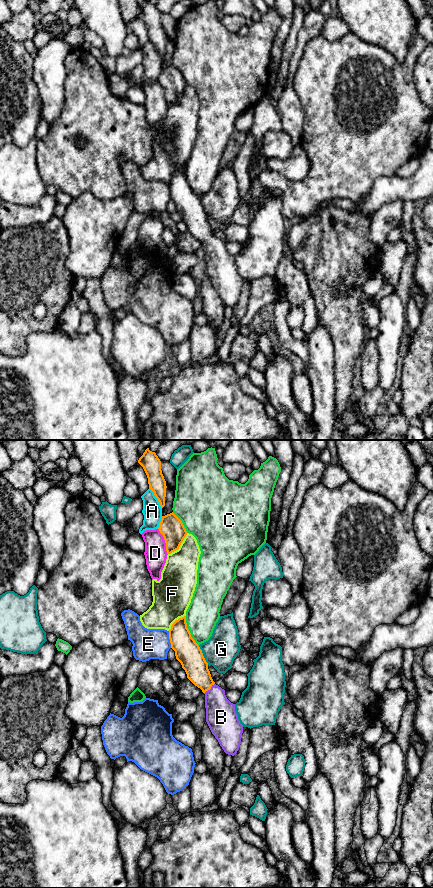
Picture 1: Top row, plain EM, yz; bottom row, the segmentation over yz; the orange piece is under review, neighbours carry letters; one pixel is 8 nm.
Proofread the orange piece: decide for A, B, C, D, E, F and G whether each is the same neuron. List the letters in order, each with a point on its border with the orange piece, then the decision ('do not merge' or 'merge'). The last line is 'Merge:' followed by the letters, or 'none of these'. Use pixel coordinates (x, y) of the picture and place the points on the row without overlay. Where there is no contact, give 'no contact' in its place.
A: meets orange in yz at (155, 48); do not merge
B: meets orange in yz at (209, 241); merge
C: meets orange in yz at (189, 183); do not merge
D: meets orange in yz at (165, 93); do not merge
E: meets orange in yz at (170, 191); do not merge
F: meets orange in yz at (179, 98); do not merge
G: meets orange in yz at (202, 207); do not merge
Merge: B

